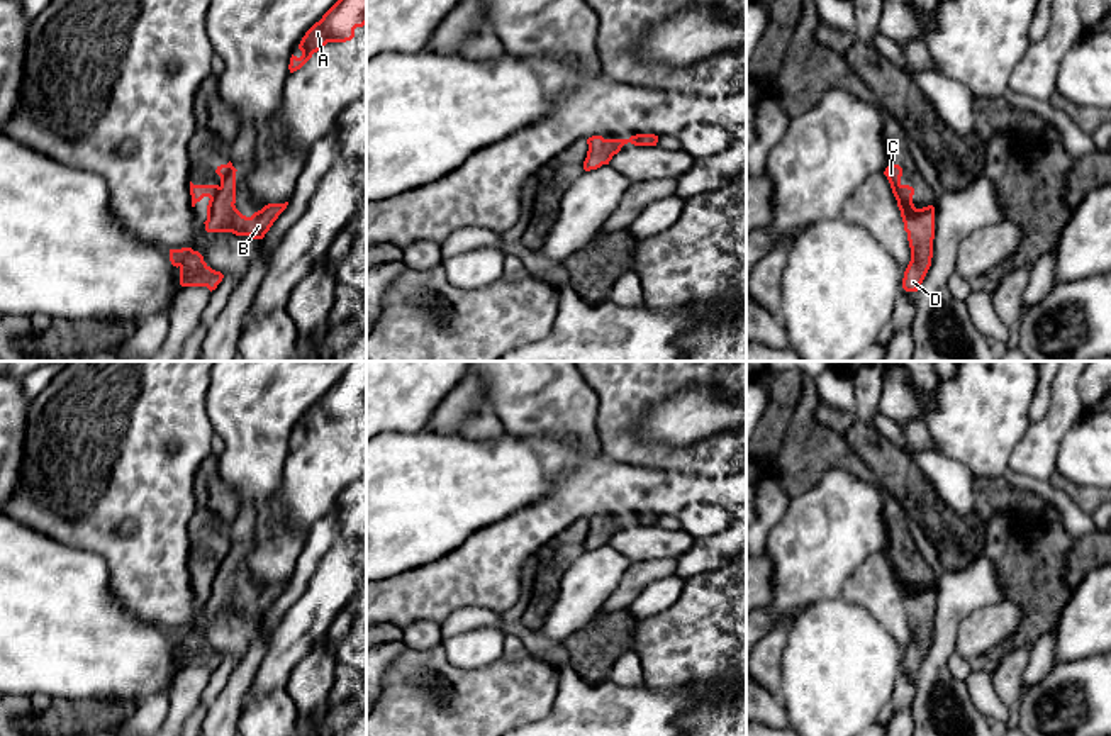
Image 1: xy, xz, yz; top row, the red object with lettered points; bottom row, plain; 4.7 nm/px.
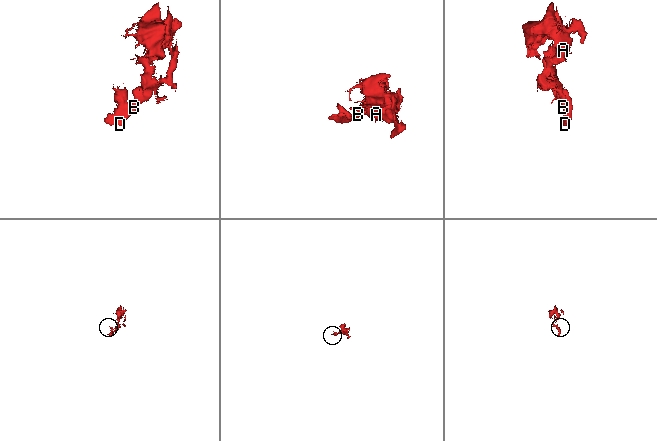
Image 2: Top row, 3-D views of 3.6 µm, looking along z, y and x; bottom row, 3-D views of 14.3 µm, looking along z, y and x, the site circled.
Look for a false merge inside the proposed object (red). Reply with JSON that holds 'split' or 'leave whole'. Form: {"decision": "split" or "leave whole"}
{"decision": "split"}

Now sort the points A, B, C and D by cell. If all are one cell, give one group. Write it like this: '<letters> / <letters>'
A B D / C

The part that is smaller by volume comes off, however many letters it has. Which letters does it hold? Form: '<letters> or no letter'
C

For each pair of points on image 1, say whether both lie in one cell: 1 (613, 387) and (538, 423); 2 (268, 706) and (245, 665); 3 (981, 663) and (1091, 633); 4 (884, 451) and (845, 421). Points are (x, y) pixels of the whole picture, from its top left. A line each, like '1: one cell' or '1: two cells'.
1: two cells
2: two cells
3: two cells
4: one cell

